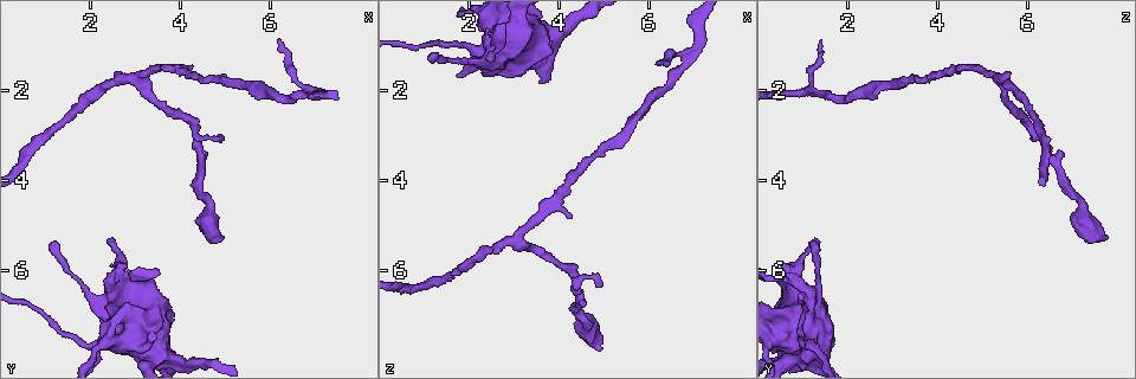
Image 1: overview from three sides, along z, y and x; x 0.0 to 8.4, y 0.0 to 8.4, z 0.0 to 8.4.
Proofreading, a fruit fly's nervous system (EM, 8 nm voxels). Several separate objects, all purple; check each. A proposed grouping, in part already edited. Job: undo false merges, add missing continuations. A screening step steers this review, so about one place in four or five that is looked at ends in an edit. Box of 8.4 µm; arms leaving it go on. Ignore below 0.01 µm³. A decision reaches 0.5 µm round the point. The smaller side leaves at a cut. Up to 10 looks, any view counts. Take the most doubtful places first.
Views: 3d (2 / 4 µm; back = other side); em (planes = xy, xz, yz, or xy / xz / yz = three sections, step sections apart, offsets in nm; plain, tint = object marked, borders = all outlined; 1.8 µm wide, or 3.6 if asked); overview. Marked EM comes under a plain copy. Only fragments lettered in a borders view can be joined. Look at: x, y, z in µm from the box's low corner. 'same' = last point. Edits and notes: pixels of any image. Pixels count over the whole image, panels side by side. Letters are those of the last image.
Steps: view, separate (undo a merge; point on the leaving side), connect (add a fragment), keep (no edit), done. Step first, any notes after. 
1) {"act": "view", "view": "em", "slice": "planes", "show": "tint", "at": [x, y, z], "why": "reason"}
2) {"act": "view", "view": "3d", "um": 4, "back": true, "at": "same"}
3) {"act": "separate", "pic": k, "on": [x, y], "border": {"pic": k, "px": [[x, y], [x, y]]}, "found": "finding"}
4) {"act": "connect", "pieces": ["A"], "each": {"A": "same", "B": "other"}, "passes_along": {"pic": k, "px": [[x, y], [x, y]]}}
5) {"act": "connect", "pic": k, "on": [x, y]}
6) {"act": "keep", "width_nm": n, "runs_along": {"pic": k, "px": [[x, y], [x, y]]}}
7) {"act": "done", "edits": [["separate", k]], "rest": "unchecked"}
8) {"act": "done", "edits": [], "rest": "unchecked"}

{"act": "view", "view": "3d", "um": 4, "back": true, "at": [2.70, 6.10, 0.75], "why": "calibre changes"}

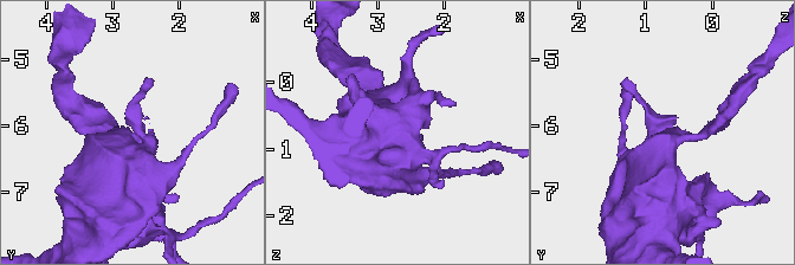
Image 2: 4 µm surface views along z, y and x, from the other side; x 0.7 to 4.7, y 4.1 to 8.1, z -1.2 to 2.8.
{"act": "view", "view": "em", "slice": "xz", "step": 8, "show": "borders", "at": [2.65, 6.05, 0.75]}

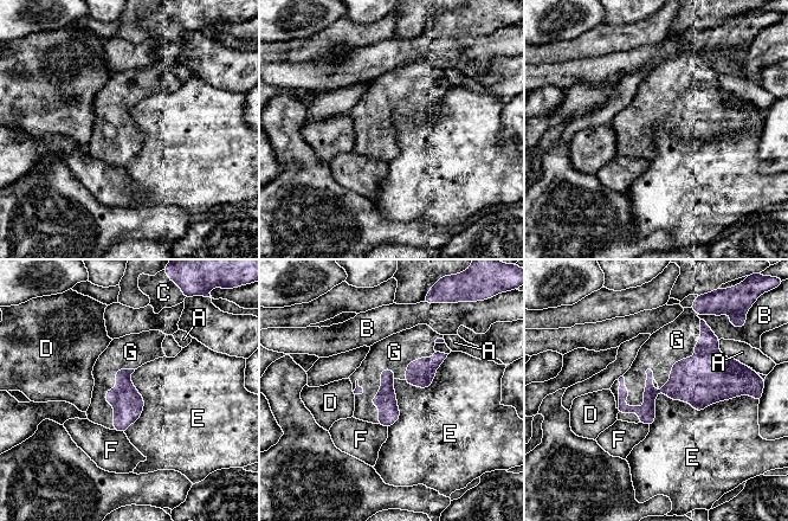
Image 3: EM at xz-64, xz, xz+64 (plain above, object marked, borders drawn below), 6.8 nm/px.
{"act": "view", "view": "em", "slice": "yz", "step": 4, "show": "borders", "at": "same", "why": "cut it another way"}

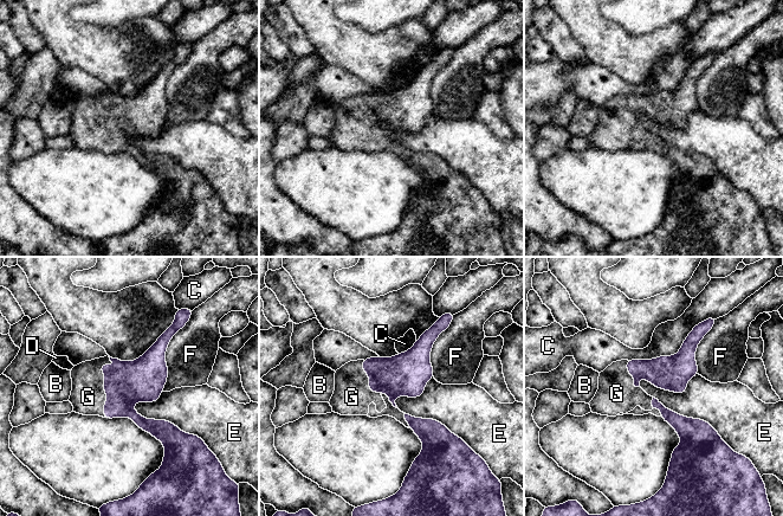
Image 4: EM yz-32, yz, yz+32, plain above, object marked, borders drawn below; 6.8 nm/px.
{"act": "connect", "pieces": ["G"], "each": {"B": "other", "C": "other", "D": "other", "E": "other", "F": "other", "G": "same"}, "passes_along": {"pic": 4, "px": [[141, 380], [104, 381], [88, 397]]}, "found": "it goes on there"}

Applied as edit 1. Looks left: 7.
{"act": "view", "view": "overview", "why": "redraw"}

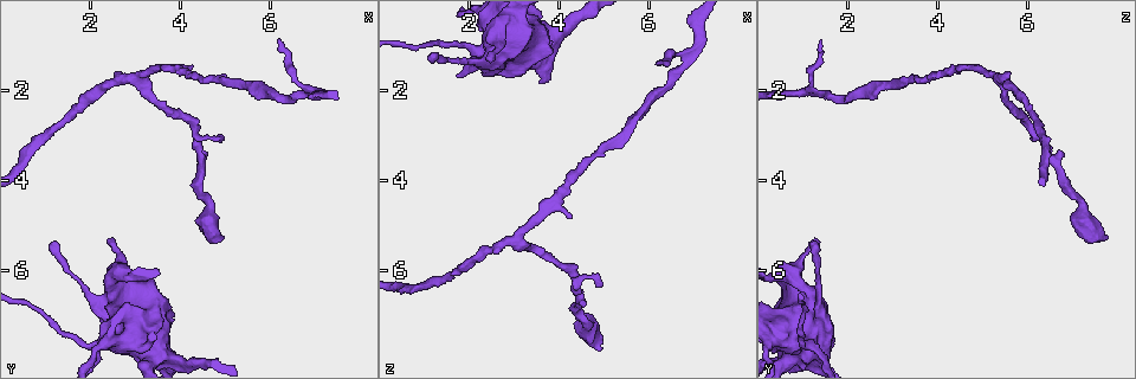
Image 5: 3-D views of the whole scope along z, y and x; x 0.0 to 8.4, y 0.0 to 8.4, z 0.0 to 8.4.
{"act": "view", "view": "em", "slice": "xy", "step": 16, "show": "borders", "at": [4.25, 1.45, 4.85], "why": "thin end"}

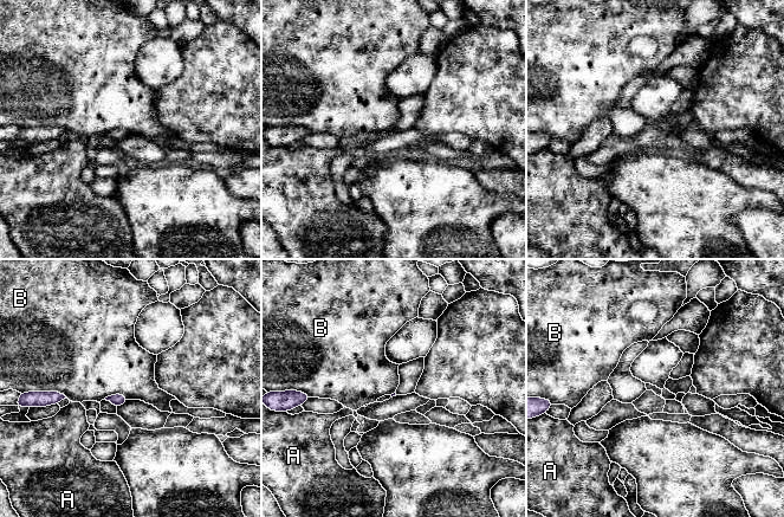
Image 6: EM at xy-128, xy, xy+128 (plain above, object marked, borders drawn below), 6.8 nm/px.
{"act": "view", "view": "em", "slice": "planes", "show": "borders", "at": "same", "why": "another direction"}

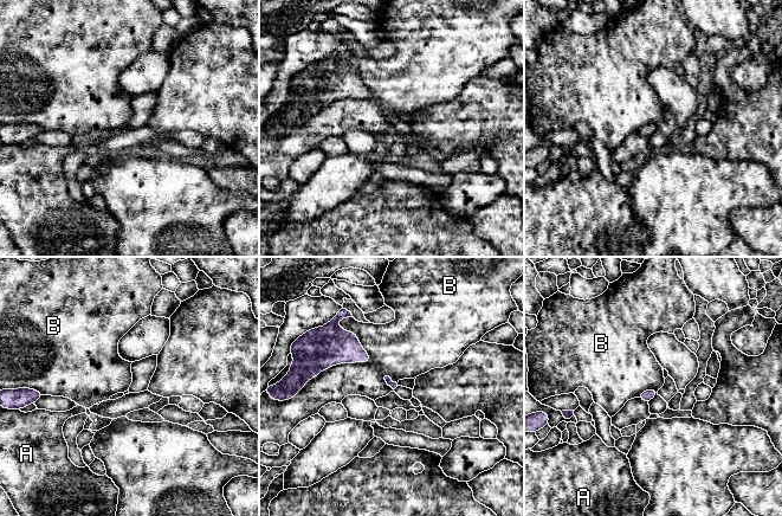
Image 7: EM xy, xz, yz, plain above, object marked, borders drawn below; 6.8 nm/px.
{"act": "keep", "longest_contact_nm": ["B", 440], "each": {"A": "other", "B": "other"}, "found": "none of them fits"}

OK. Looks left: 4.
{"act": "view", "view": "em", "slice": "yz", "step": 8, "show": "tint", "at": [6.85, 2.10, 1.30], "why": "branch point"}

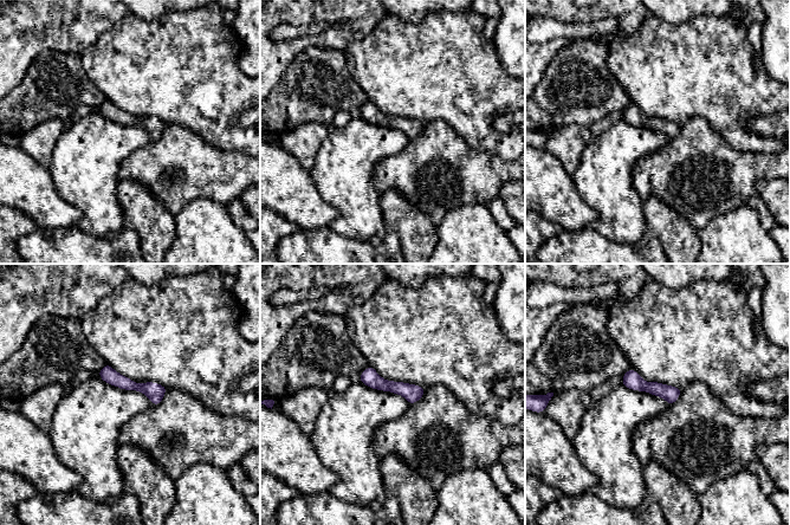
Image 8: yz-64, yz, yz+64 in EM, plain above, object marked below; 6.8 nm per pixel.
{"act": "view", "view": "em", "slice": "planes", "show": "borders", "at": "same", "why": "another direction"}

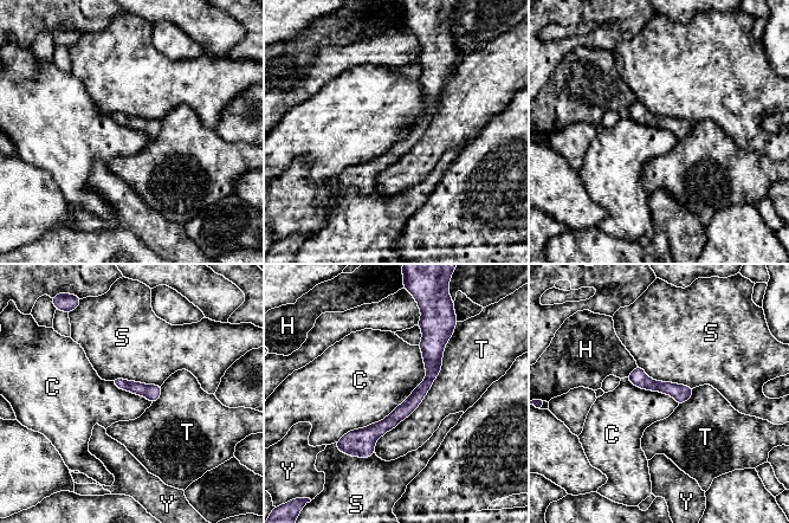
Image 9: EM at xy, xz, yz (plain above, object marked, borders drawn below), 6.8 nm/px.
{"act": "keep", "width_nm": 100, "each": {"C": "other", "H": "other", "S": "other", "T": "other", "Y": "other"}, "border": {"pic": 9, "px": [[419, 346], [425, 378], [336, 443]]}, "found": "continuous, no second neuron"}

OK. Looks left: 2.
{"act": "done", "edits": [["connect", 4]], "rest": "unchecked"}

